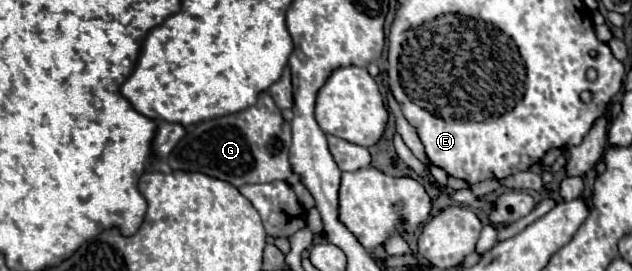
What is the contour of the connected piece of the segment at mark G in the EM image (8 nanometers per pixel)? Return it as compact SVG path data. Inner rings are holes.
M261 92L257 102L247 110L195 124L187 128L185 136L167 158L171 170L203 172L207 176L225 180L237 188L245 184L287 180L293 174L289 164L291 126L283 120L279 108L267 92Z

